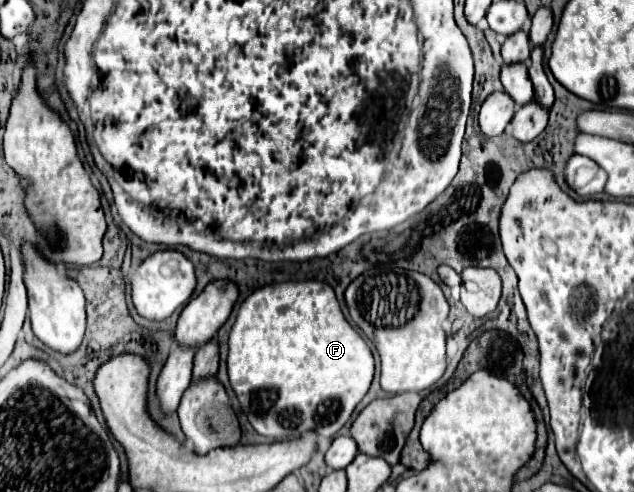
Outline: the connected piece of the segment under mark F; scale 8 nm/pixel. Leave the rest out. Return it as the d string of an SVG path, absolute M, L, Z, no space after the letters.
M288 281L254 291L242 303L228 343L230 385L250 425L270 439L294 439L312 429L320 437L334 437L374 377L370 347L344 319L332 287L320 281Z

